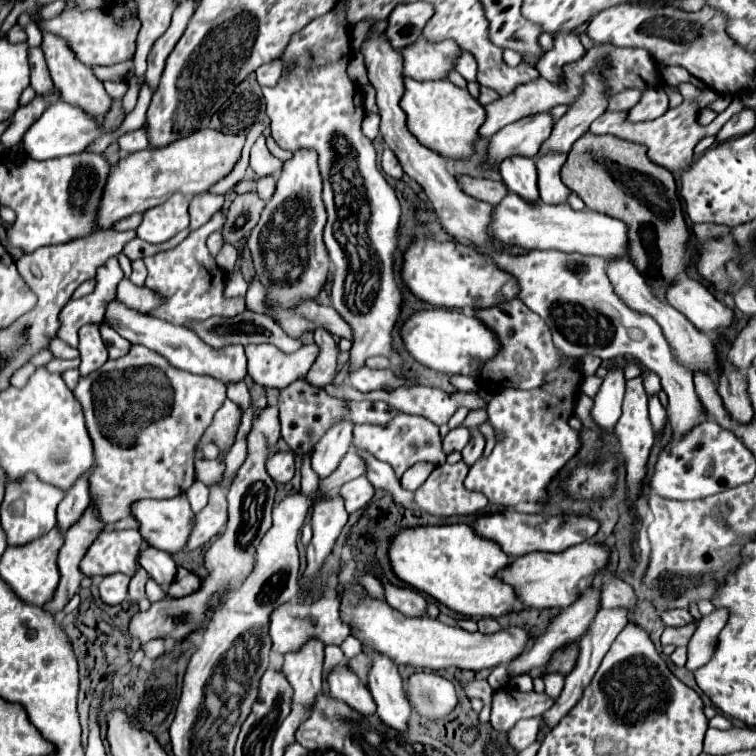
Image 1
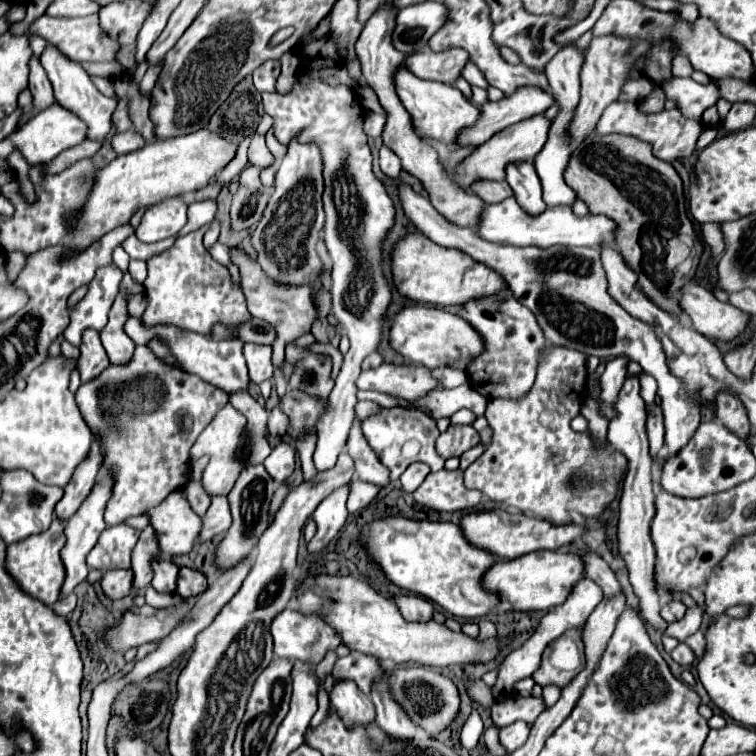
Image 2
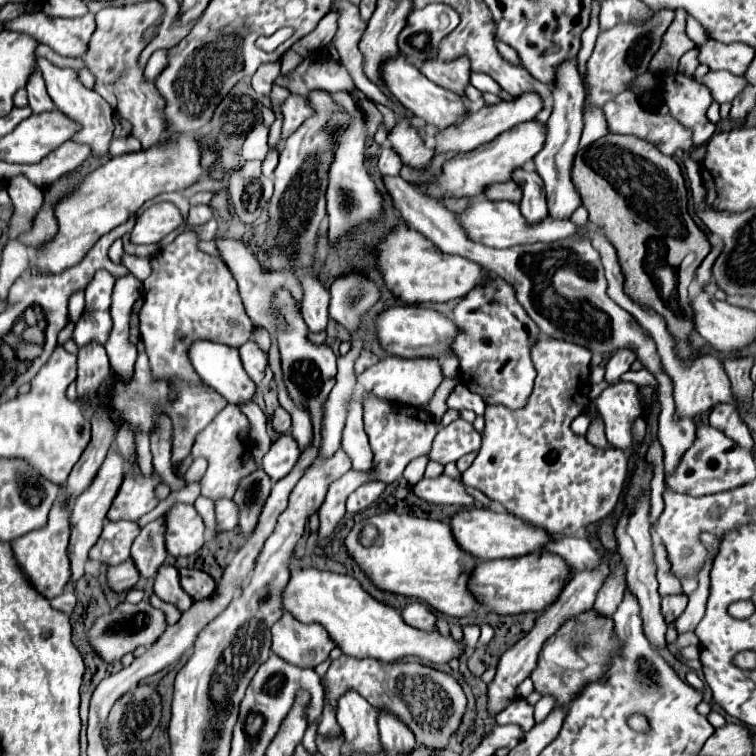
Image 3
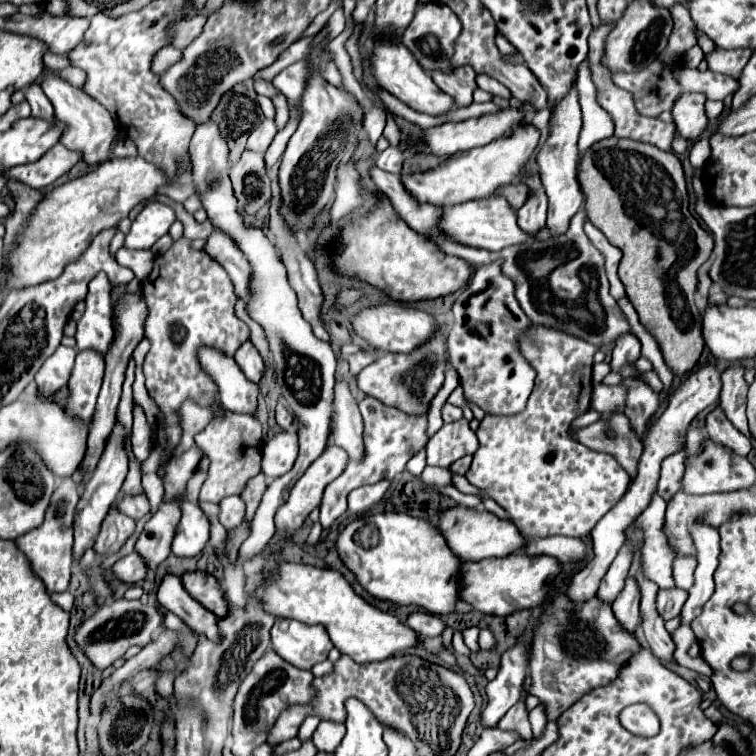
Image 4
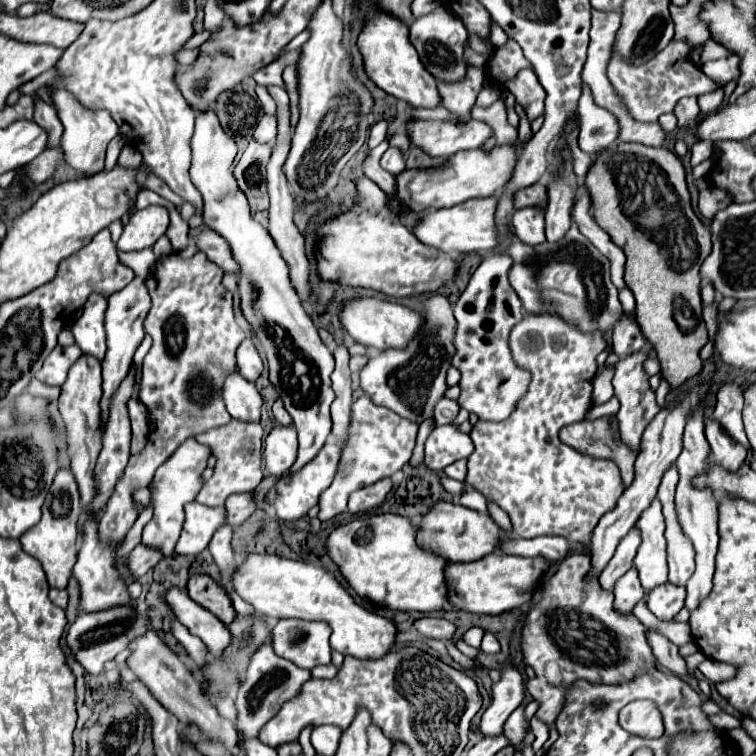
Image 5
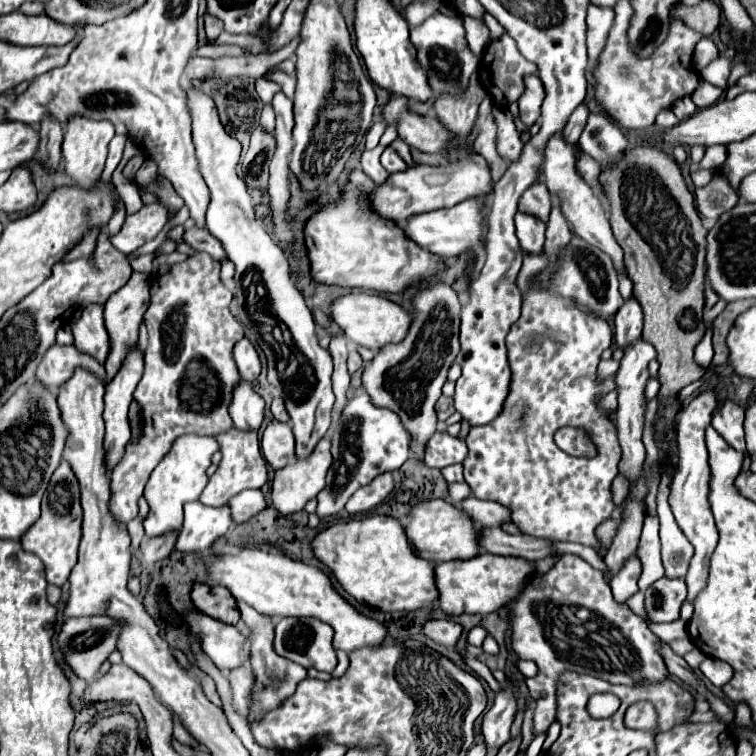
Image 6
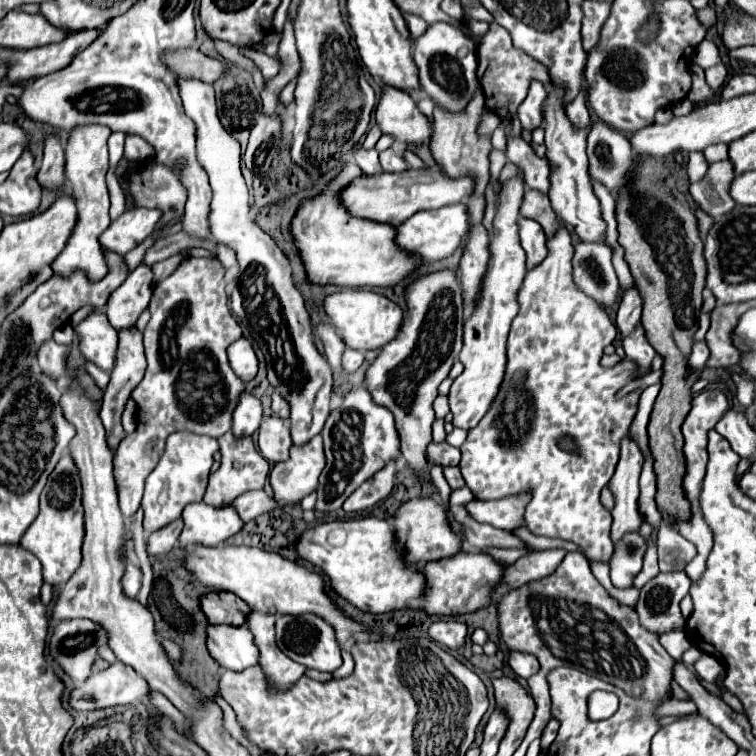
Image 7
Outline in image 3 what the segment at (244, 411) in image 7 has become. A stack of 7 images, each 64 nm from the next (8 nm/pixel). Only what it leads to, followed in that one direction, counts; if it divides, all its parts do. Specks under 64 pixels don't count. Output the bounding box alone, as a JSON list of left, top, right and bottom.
[190,340,256,406]

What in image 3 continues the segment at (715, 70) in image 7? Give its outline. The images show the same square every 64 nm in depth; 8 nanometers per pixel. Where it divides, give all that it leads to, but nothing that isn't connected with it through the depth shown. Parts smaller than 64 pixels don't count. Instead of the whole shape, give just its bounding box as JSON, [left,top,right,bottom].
[700,38,754,76]

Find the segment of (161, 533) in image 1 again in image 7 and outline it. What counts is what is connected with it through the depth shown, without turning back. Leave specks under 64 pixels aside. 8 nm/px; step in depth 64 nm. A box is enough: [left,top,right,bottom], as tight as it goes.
[180,502,244,548]

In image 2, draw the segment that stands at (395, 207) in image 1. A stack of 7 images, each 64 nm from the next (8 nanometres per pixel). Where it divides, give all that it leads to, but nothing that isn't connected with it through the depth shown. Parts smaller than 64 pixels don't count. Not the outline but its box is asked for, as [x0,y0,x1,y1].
[262,34,394,470]

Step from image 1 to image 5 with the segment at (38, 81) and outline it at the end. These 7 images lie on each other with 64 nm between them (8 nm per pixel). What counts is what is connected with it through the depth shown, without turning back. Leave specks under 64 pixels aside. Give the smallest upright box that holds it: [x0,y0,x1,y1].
[34,104,64,148]

